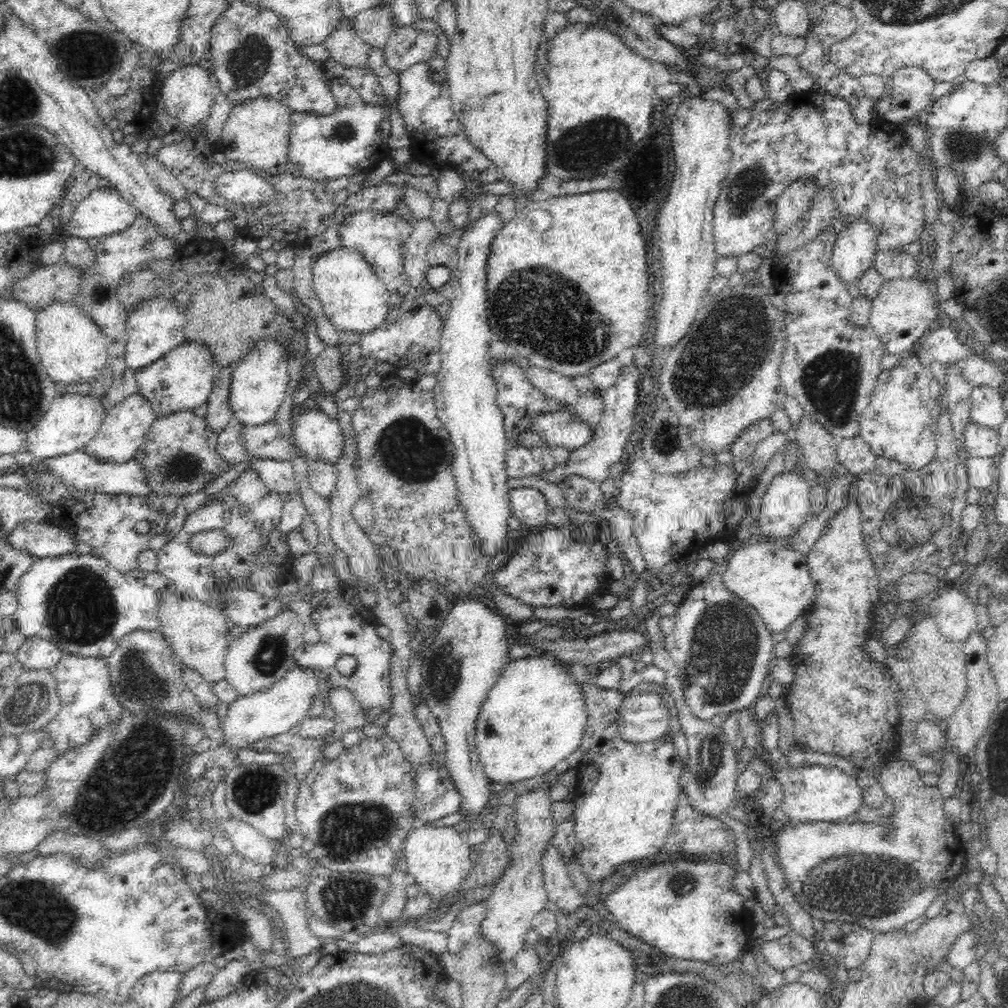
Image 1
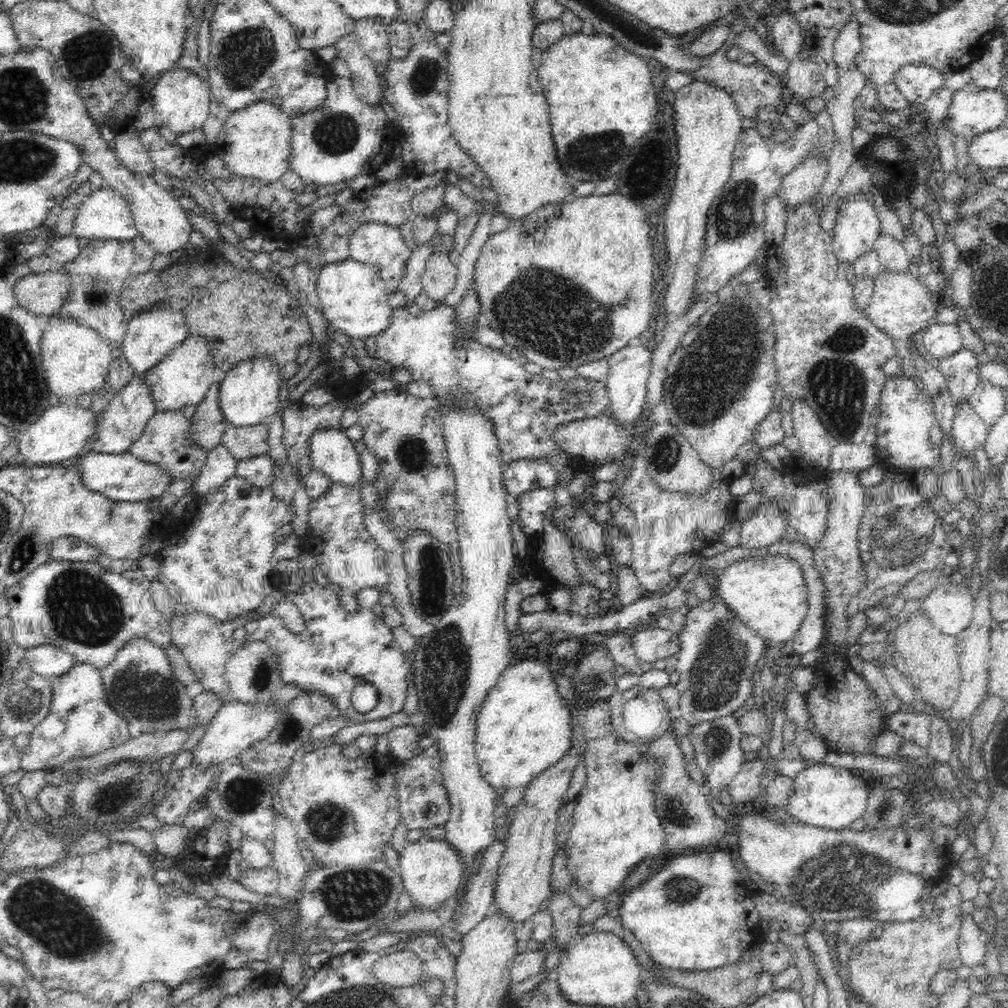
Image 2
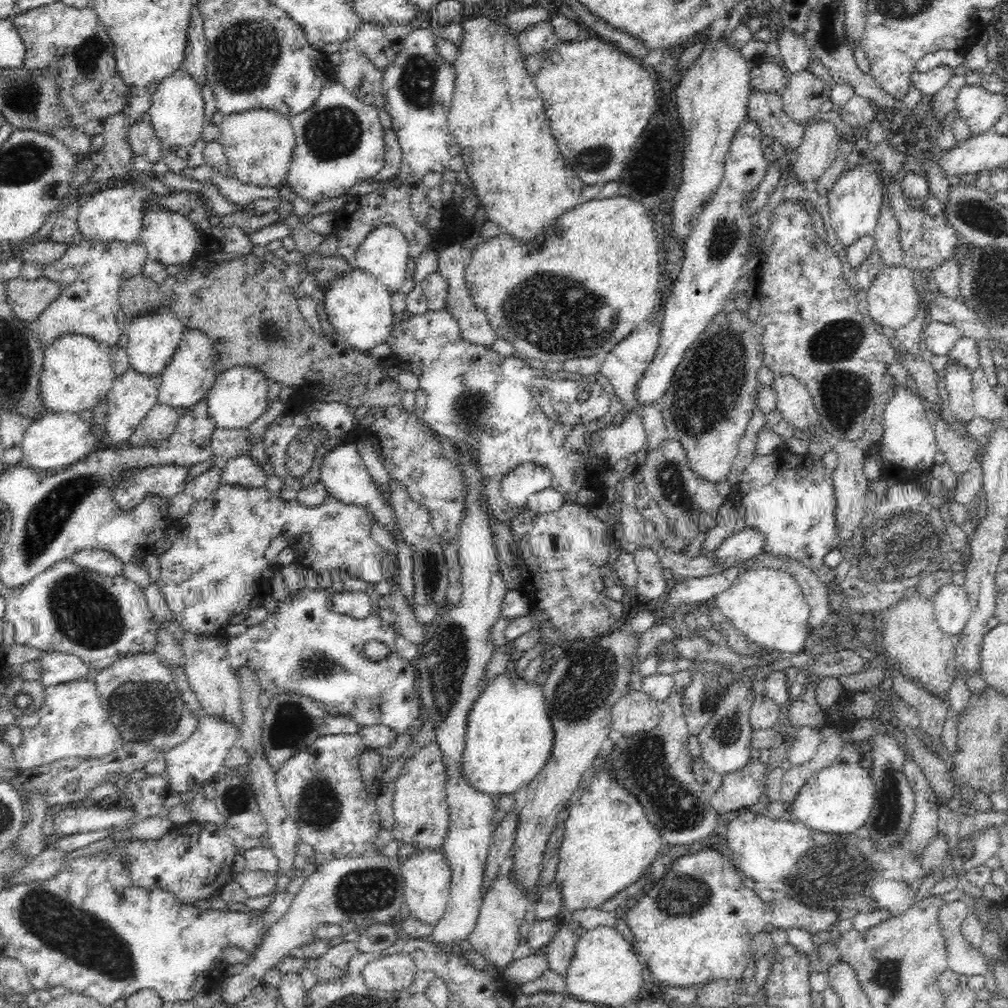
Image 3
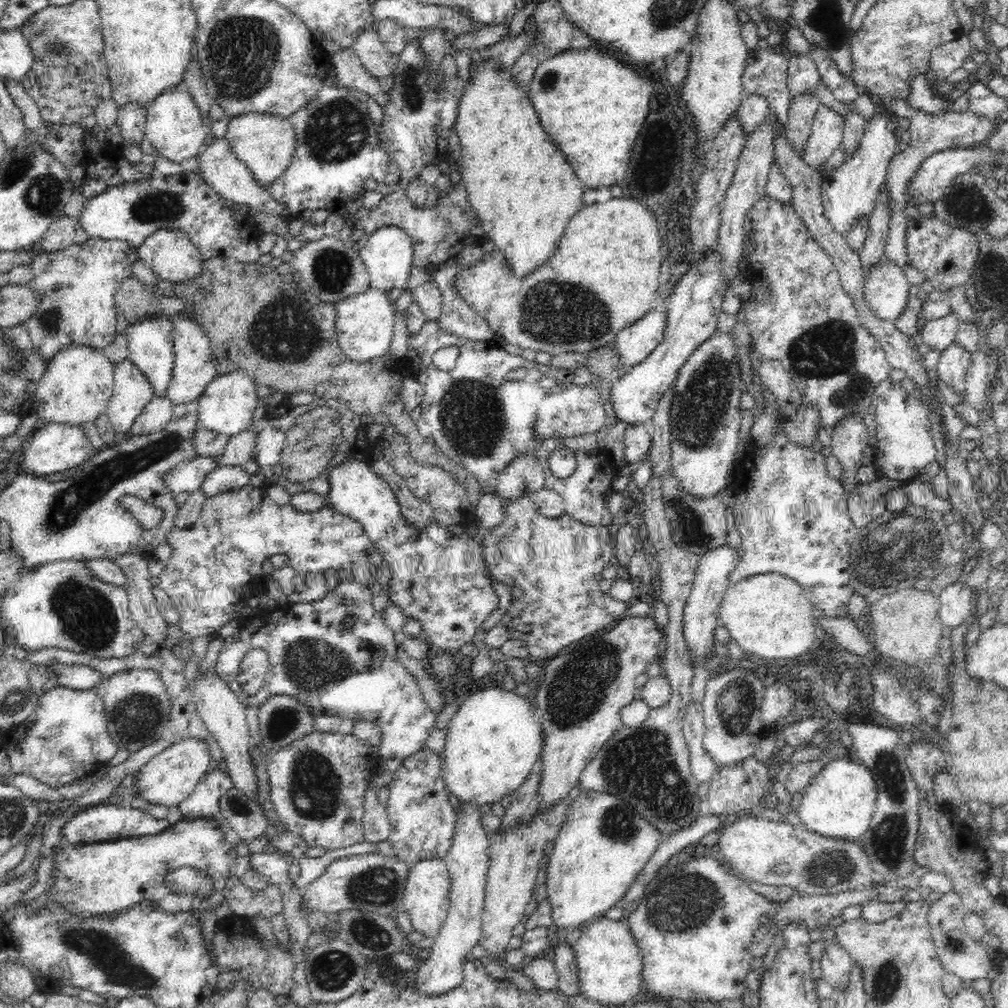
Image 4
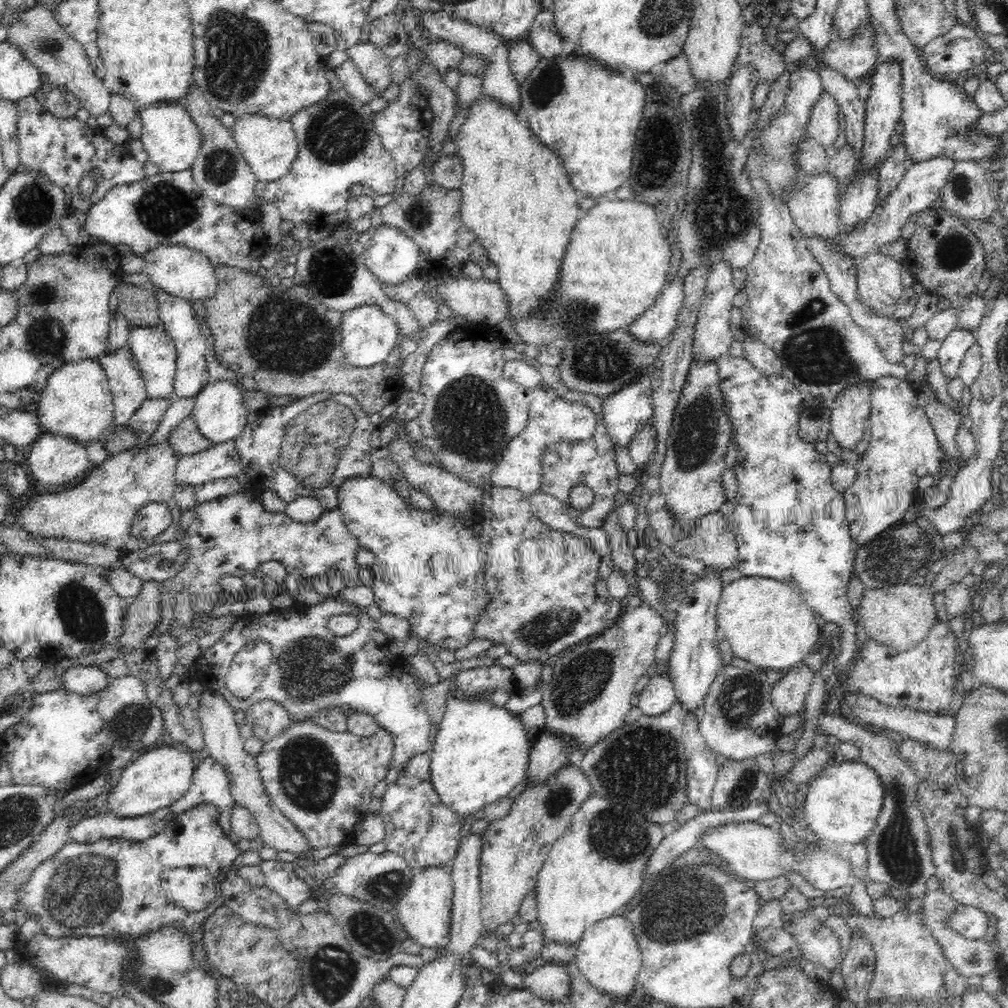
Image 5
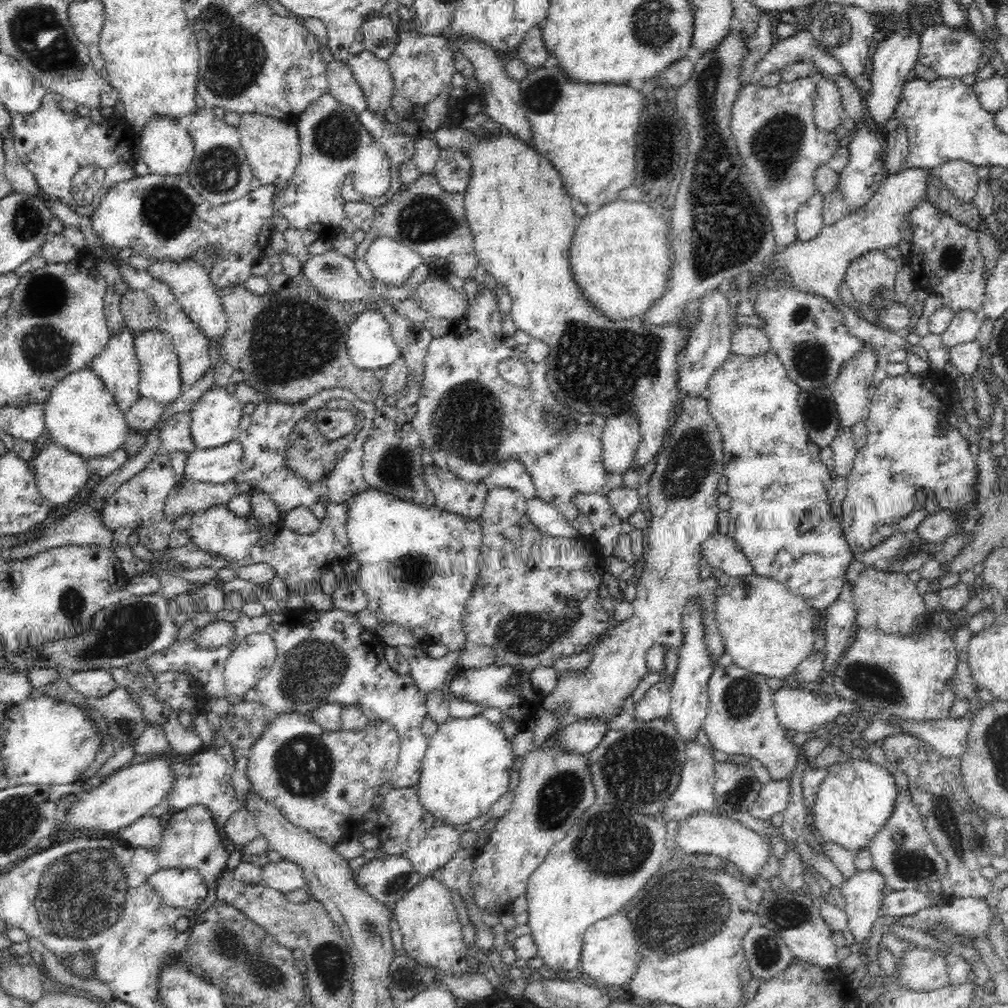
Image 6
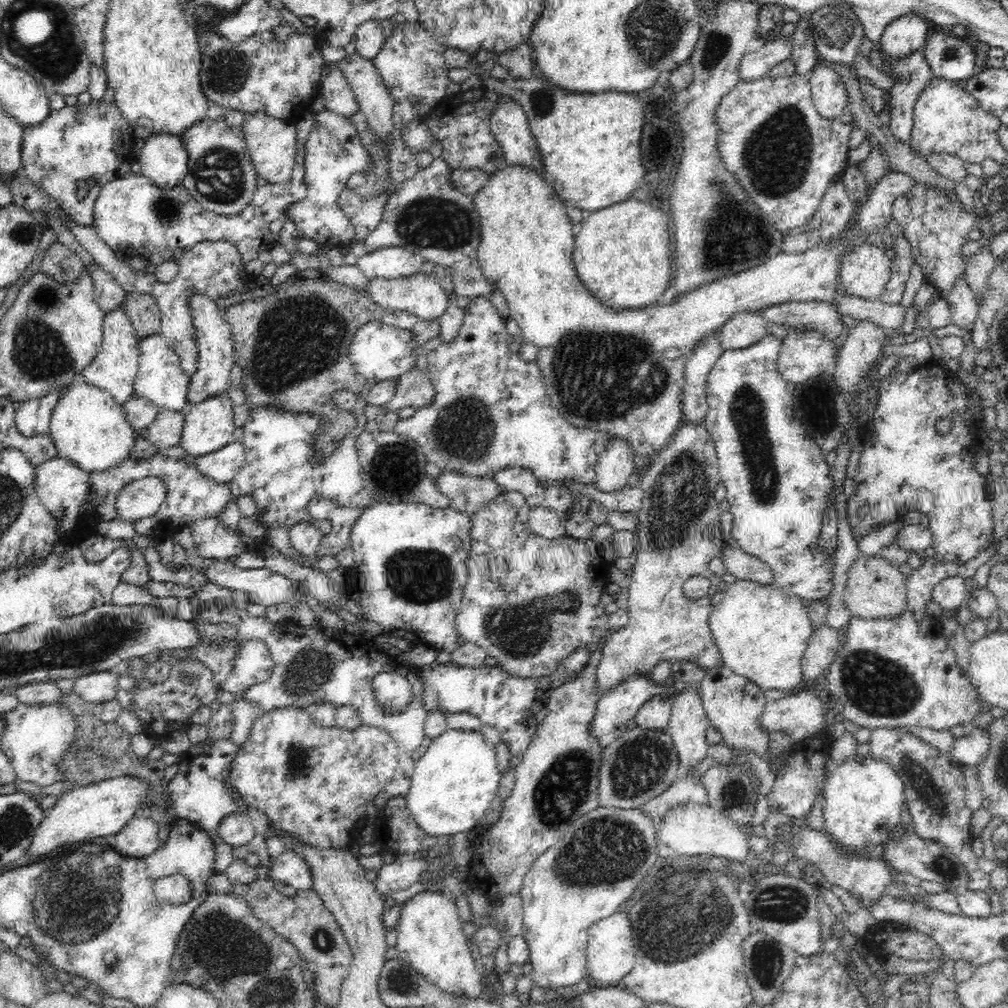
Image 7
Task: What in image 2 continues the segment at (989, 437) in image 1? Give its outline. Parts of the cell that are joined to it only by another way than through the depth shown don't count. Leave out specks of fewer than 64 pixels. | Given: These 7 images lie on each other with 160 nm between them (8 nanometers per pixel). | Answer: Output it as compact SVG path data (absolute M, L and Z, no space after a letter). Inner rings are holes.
M968 398L958 402L951 432L962 454L973 454L978 446L984 446L989 427L971 407Z

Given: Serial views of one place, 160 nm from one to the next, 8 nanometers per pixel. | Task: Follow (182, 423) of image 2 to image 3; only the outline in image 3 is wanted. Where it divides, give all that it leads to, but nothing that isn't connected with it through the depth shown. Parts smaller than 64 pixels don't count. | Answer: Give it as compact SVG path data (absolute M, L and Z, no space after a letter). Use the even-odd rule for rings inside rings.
M156 403L148 410L144 420L136 426L136 430L124 445L146 446L150 442L168 440L176 430L180 417L180 411L173 406Z

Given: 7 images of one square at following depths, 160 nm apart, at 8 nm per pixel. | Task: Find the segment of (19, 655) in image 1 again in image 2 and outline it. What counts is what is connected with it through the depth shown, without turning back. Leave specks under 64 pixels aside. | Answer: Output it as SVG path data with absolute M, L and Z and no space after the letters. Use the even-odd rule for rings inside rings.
M40 645L25 650L24 659L29 663L34 674L54 680L54 677L67 673L76 663L75 658L60 647Z

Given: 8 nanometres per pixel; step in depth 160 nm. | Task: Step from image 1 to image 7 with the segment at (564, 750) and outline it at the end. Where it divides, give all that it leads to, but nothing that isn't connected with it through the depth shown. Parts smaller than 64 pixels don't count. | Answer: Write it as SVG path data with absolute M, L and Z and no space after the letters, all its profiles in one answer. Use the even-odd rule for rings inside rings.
M446 729L440 736L433 738L424 754L416 761L414 773L408 794L406 795L406 803L408 803L408 811L412 813L416 825L432 836L452 836L458 834L458 832L469 832L473 830L482 820L482 816L490 808L490 802L494 800L494 796L497 795L499 784L502 776L500 769L498 769L498 759L496 758L496 749L494 745L491 745L484 739L481 731L466 731L464 729Z

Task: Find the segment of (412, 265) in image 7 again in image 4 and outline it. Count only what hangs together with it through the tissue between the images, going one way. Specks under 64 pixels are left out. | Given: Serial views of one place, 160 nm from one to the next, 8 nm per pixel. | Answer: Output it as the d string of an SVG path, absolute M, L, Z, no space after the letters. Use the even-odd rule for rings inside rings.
M399 226L376 228L368 237L367 243L359 250L371 280L370 287L386 292L393 288L407 289L410 268L412 268L413 248L412 239Z

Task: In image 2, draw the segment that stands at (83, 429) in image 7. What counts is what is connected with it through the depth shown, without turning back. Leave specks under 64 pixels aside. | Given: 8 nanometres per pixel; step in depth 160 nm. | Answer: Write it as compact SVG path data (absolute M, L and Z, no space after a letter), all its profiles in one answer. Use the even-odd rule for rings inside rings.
M53 314L47 317L43 331L40 341L41 359L46 385L53 398L74 402L72 398L76 398L79 394L92 395L108 385L106 380L110 363L113 361L110 355L113 348L103 341L95 330L72 318Z

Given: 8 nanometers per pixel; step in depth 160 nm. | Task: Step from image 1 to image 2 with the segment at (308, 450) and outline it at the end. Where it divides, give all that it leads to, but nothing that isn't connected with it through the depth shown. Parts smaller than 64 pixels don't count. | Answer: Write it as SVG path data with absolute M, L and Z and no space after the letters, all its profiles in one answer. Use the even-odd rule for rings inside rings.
M316 429L309 438L309 458L313 468L322 472L331 483L338 482L360 490L360 480L364 478L361 470L361 459L355 449L355 442L342 429Z

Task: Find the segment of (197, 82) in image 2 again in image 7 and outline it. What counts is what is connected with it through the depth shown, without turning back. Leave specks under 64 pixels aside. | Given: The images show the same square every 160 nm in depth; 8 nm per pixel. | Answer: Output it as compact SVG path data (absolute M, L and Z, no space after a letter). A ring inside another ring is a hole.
M168 133L153 134L152 138L145 140L142 146L142 152L135 159L140 163L141 174L156 183L160 190L174 188L177 184L182 183L188 174L188 152L184 149L183 133L173 136Z

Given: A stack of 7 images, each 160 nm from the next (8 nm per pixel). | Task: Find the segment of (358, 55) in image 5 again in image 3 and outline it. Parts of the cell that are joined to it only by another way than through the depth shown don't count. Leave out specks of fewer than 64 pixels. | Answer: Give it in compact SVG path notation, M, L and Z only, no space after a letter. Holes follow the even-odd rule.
M364 21L353 40L357 43L359 51L380 71L386 71L392 64L396 53L379 25Z

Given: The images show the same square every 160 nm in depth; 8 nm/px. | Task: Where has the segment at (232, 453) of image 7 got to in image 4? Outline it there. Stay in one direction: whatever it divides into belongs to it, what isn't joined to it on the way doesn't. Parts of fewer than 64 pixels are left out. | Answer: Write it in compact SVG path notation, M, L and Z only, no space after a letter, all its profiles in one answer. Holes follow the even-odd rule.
M198 456L192 460L177 464L164 475L166 489L174 495L180 492L192 493L199 490L208 474L222 466L222 464L217 463L218 457Z

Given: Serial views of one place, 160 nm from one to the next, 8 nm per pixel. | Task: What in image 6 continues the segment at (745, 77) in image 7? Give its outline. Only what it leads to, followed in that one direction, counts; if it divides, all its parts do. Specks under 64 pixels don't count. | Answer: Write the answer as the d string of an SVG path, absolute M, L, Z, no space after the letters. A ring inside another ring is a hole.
M804 28L794 36L780 39L777 44L773 44L772 49L757 64L752 81L759 83L766 74L781 72L788 64L805 61L816 64L821 73L845 76L843 64L830 52L820 48L820 44L814 41L814 36Z

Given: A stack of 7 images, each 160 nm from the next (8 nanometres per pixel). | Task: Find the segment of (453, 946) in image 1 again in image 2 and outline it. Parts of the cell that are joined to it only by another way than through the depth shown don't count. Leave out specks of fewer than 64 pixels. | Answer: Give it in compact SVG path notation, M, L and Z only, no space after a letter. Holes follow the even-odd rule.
M496 841L483 852L479 871L472 876L463 900L453 913L451 928L454 932L468 934L482 918L494 912L494 889L499 862L506 848L505 841Z

